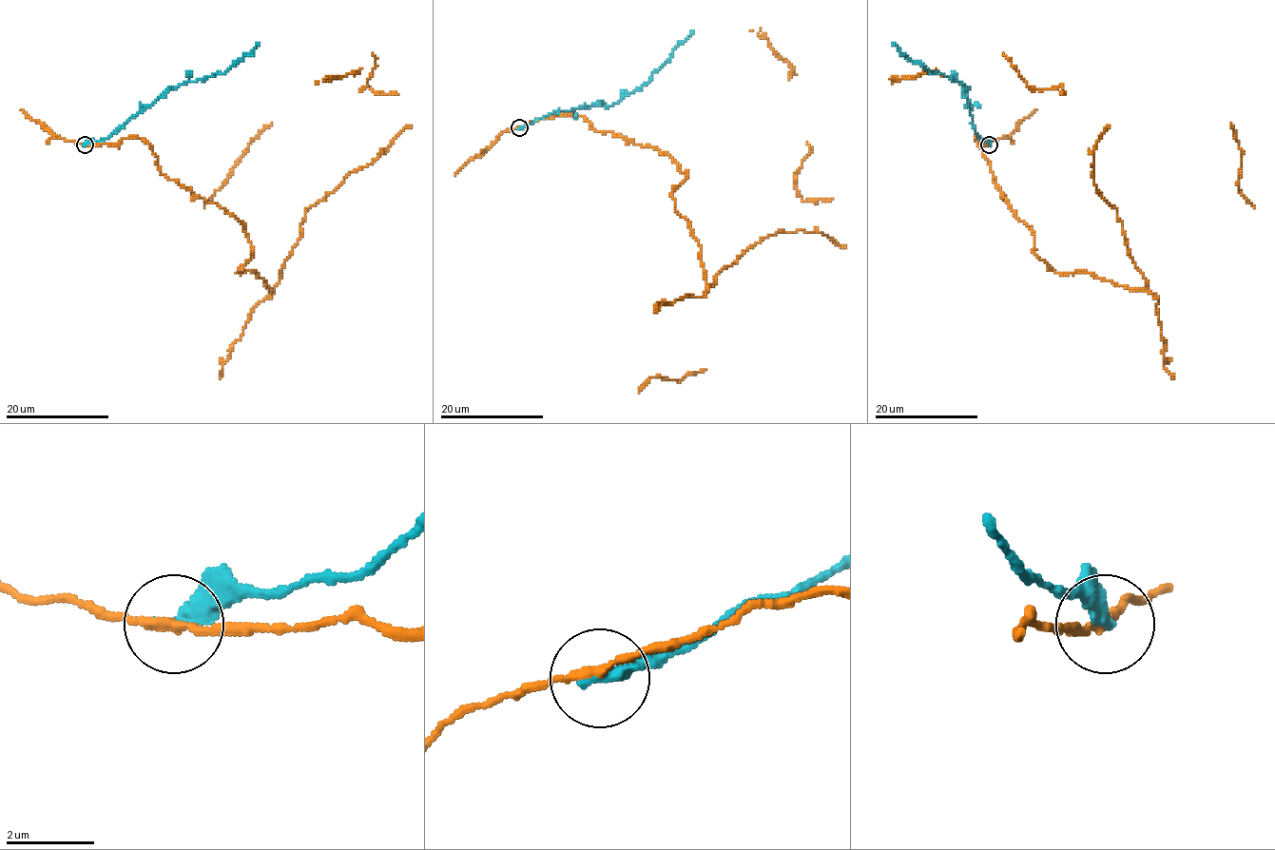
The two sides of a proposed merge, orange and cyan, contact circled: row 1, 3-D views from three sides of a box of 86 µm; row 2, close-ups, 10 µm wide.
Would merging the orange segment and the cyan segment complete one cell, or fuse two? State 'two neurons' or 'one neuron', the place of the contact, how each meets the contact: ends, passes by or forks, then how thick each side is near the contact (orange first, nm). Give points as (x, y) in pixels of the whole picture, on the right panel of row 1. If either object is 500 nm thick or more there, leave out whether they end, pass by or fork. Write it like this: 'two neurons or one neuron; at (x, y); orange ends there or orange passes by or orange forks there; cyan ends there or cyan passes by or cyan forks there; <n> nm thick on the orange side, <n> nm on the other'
two neurons; at (989, 144); orange passes by; cyan ends there; 190 nm thick on the orange side, 360 nm on the other

